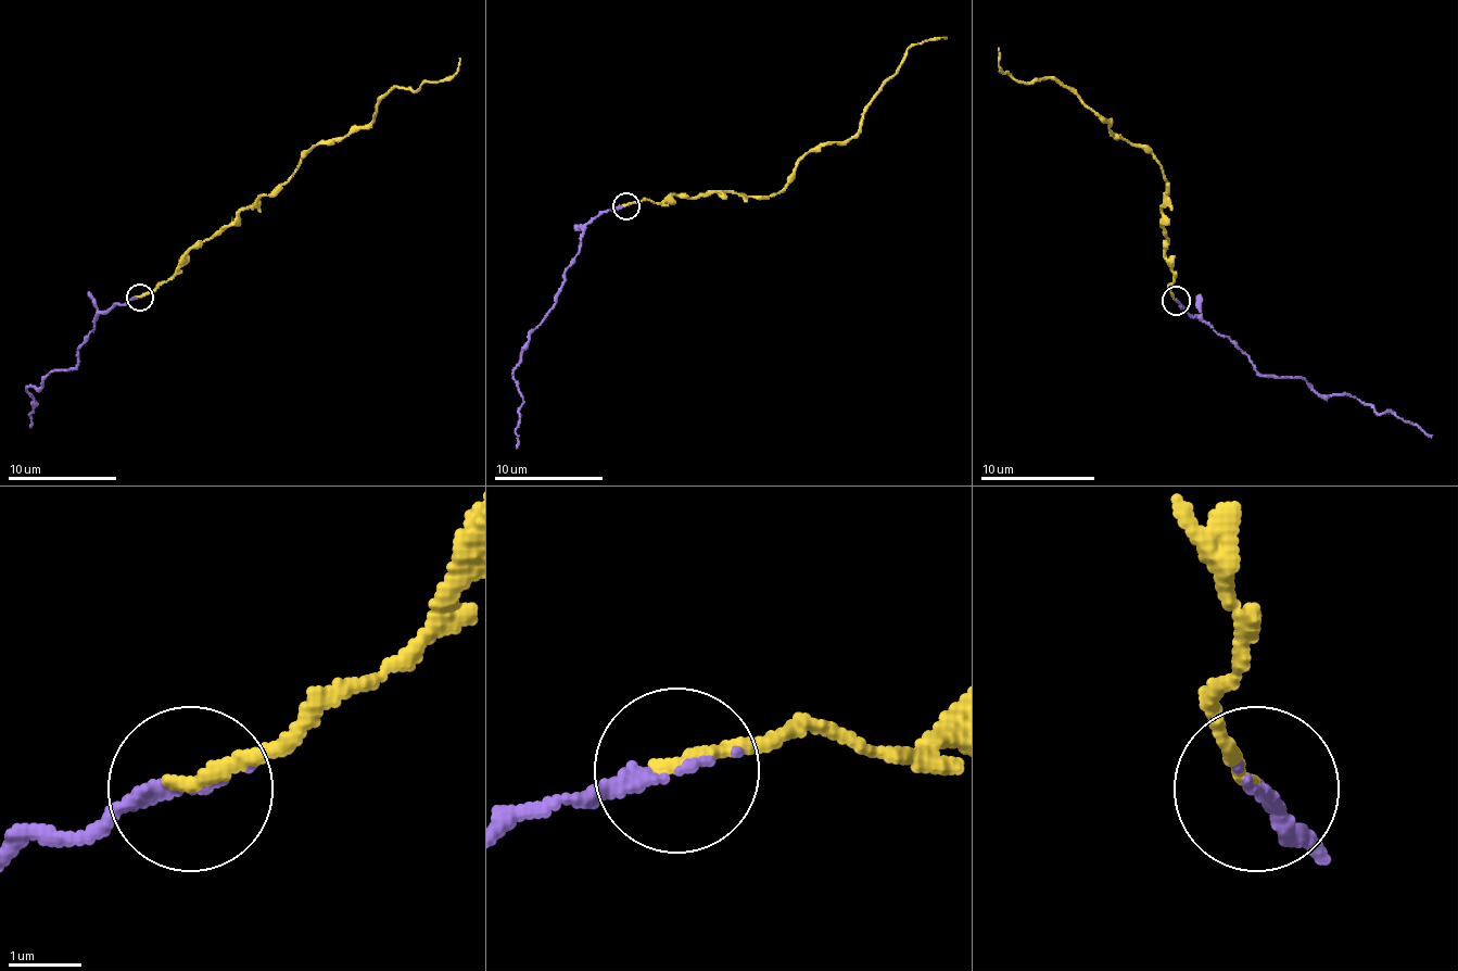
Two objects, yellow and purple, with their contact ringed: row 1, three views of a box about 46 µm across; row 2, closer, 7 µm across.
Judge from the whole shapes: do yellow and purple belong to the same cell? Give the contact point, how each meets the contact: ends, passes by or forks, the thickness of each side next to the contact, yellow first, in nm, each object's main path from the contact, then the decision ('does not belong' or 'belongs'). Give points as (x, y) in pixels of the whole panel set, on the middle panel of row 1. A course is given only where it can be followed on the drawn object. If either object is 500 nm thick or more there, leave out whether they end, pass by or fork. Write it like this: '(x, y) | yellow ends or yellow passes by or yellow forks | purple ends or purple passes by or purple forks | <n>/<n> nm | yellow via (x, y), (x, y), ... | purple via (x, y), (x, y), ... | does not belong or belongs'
(626, 205) | yellow ends | purple ends | 200/190 nm | yellow via (626, 206), (662, 203), (679, 196), (778, 192), (803, 158), (860, 127), (863, 111), (912, 46), (945, 38) | purple via (626, 206), (599, 212), (586, 225), (554, 310), (527, 342), (512, 377), (523, 399), (516, 448) | belongs

